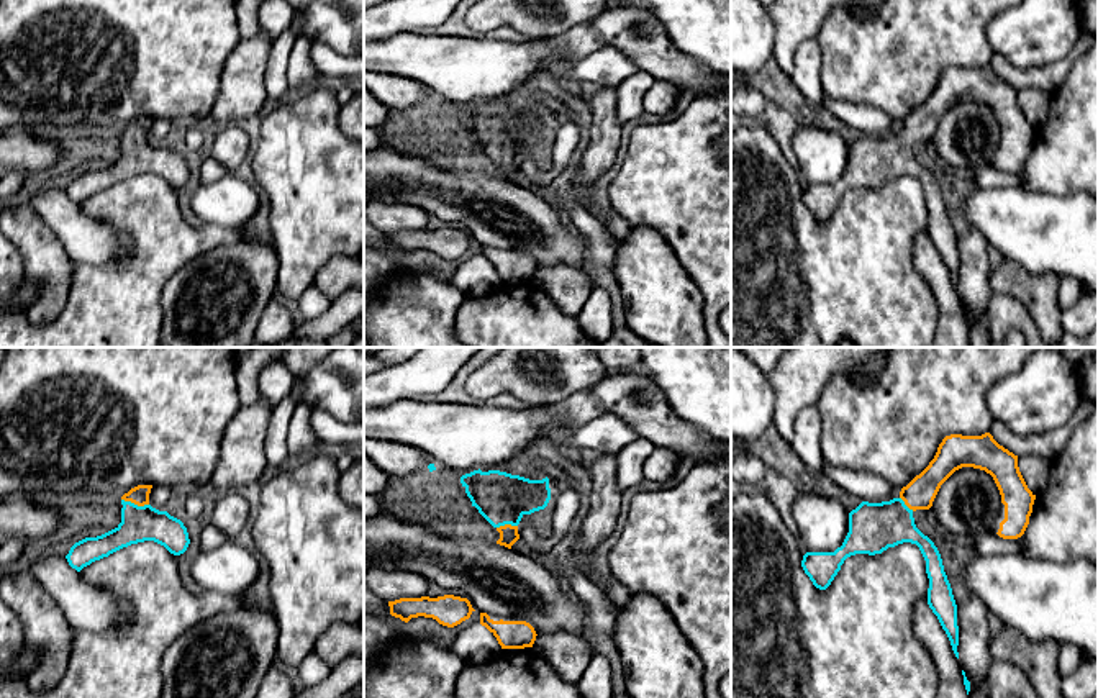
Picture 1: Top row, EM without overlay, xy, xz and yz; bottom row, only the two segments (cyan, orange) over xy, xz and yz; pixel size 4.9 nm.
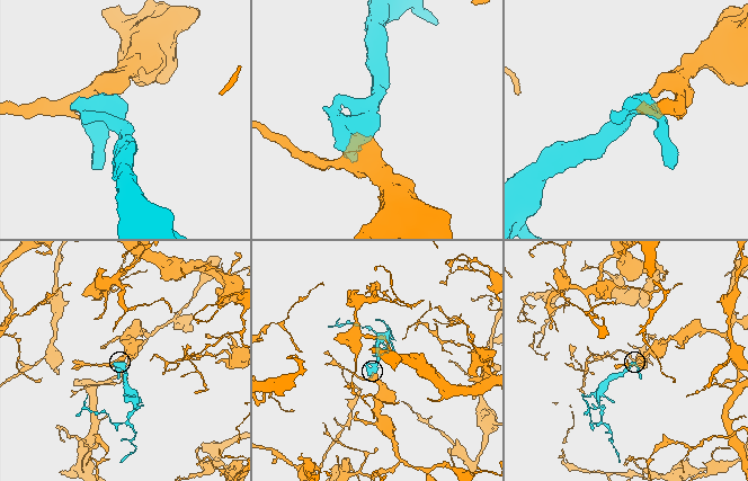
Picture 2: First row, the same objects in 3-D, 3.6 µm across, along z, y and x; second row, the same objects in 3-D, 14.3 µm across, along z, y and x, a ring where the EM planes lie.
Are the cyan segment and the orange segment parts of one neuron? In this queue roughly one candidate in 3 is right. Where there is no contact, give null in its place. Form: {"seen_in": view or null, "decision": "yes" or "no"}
{"seen_in": "xy", "decision": "yes"}

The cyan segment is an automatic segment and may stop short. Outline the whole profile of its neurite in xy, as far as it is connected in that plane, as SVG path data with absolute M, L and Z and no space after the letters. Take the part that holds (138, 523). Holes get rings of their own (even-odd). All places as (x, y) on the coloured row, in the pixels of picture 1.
M138 485L125 493L121 523L102 536L75 542L66 555L69 565L80 572L95 560L144 541L154 541L174 555L184 554L190 544L187 528L167 511L149 505L151 488L152 485Z

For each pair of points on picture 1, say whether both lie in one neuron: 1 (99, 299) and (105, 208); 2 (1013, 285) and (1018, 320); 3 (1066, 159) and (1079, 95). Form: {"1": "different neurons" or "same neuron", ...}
{"1": "same neuron", "2": "different neurons", "3": "same neuron"}

